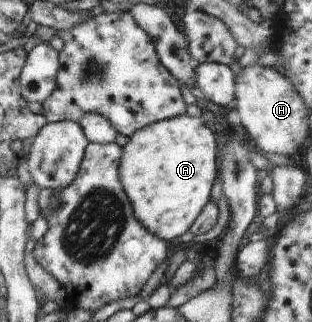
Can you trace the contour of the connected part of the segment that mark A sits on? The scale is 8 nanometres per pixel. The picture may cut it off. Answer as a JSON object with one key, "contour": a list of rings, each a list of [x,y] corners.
{"contour":[[[187,114],[154,123],[136,131],[122,147],[120,157],[120,183],[132,203],[138,221],[162,241],[172,242],[184,235],[201,215],[211,199],[211,191],[218,170],[218,143],[214,130],[207,127],[202,117]]]}

